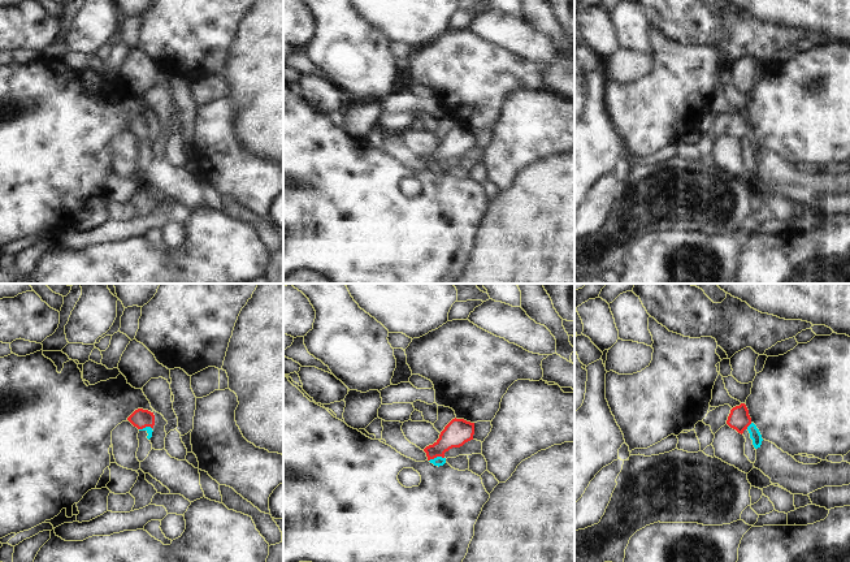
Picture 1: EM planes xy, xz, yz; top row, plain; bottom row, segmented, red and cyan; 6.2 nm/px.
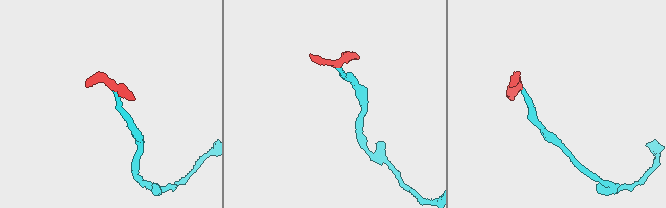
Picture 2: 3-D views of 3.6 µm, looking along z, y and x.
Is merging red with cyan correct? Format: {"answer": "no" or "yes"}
{"answer": "yes"}

